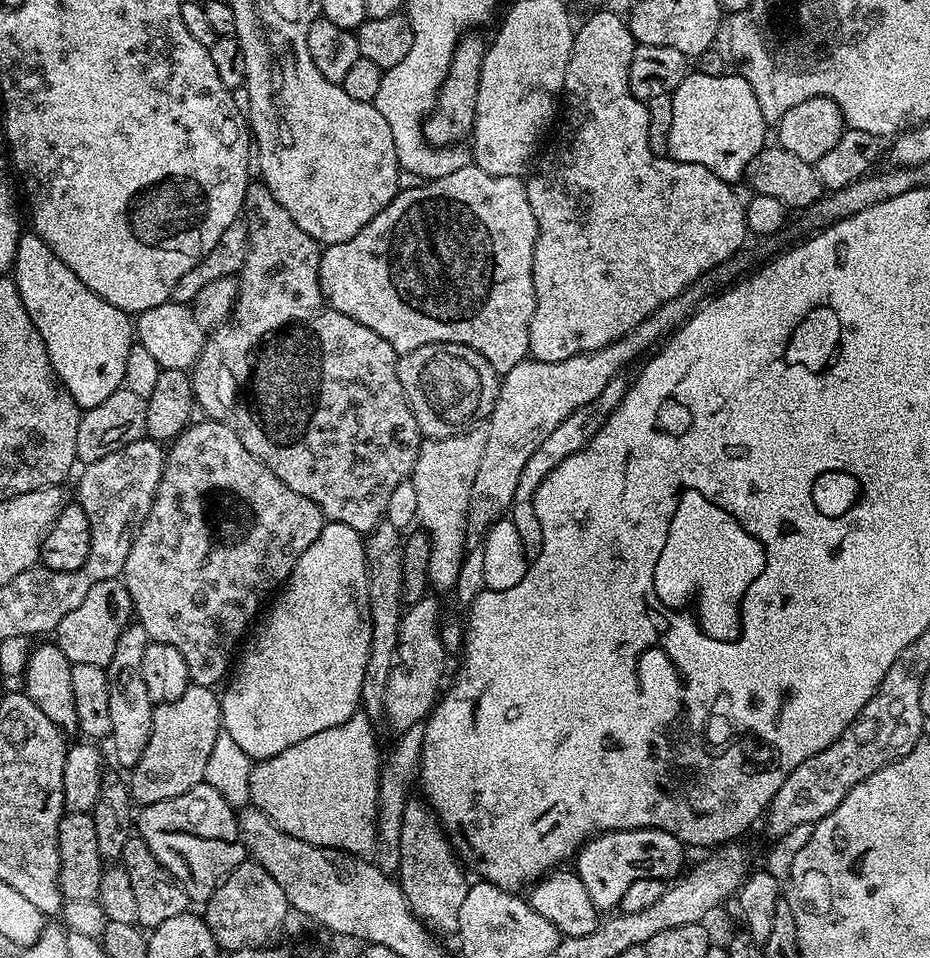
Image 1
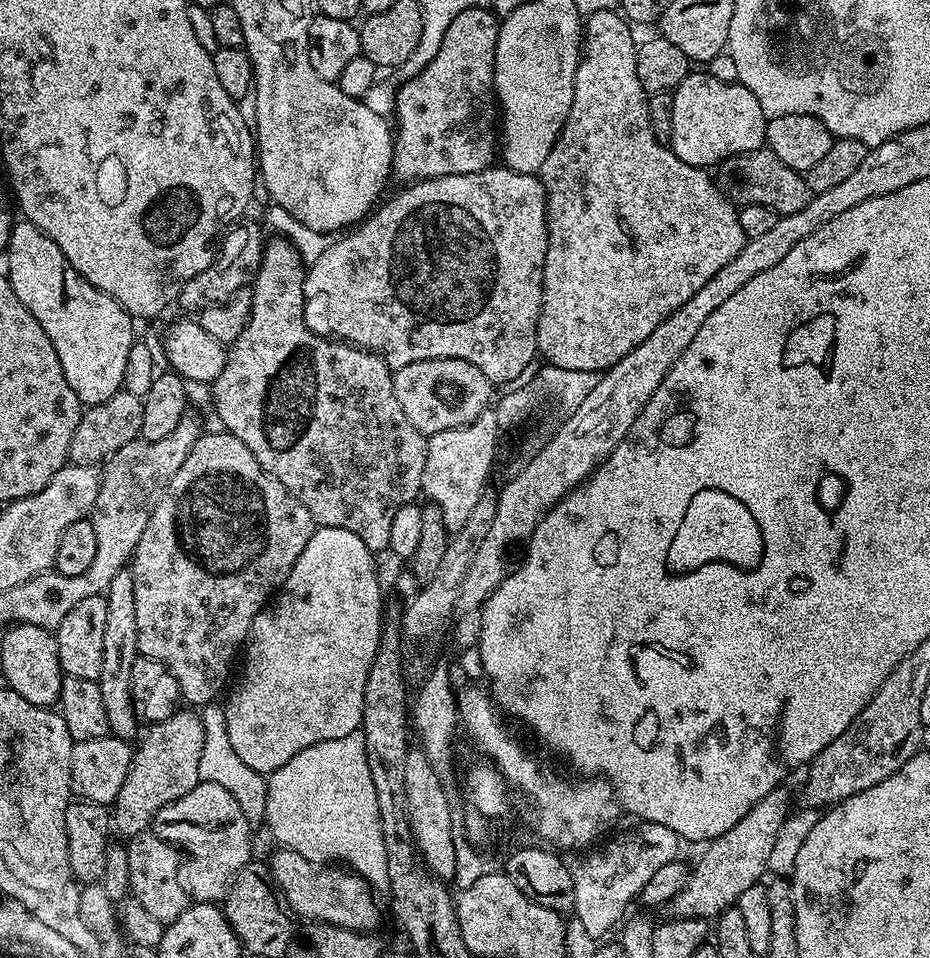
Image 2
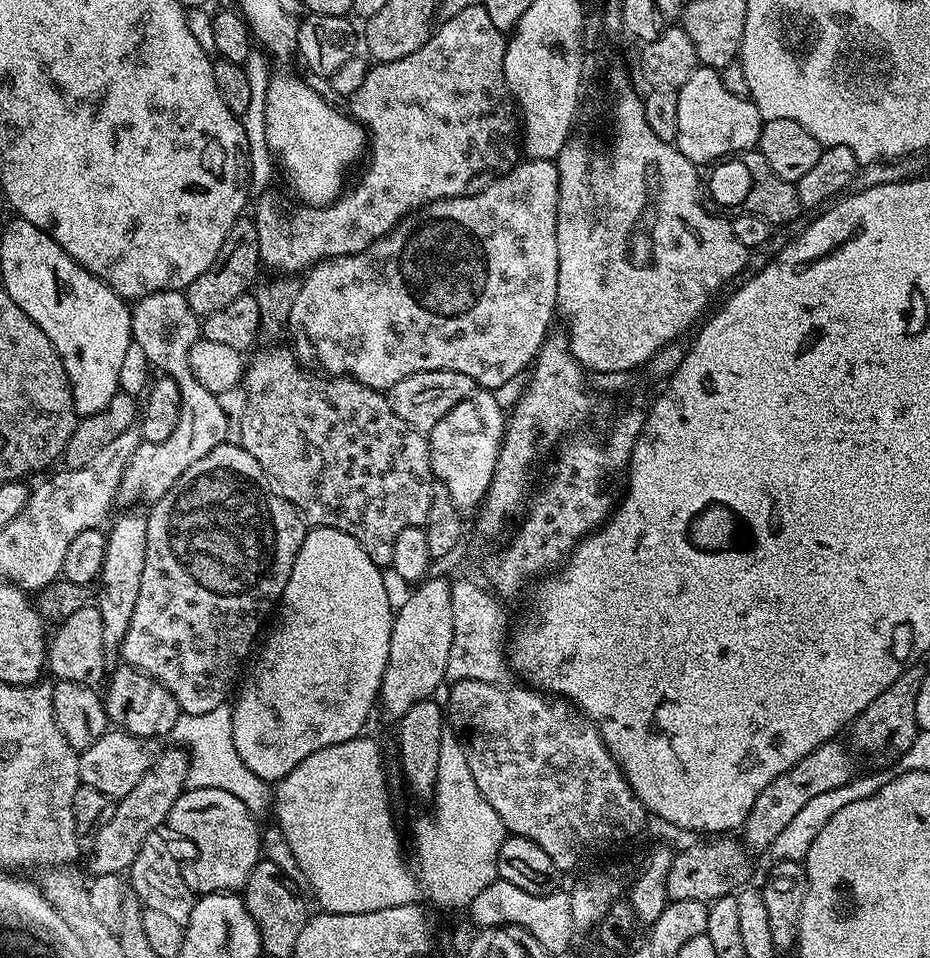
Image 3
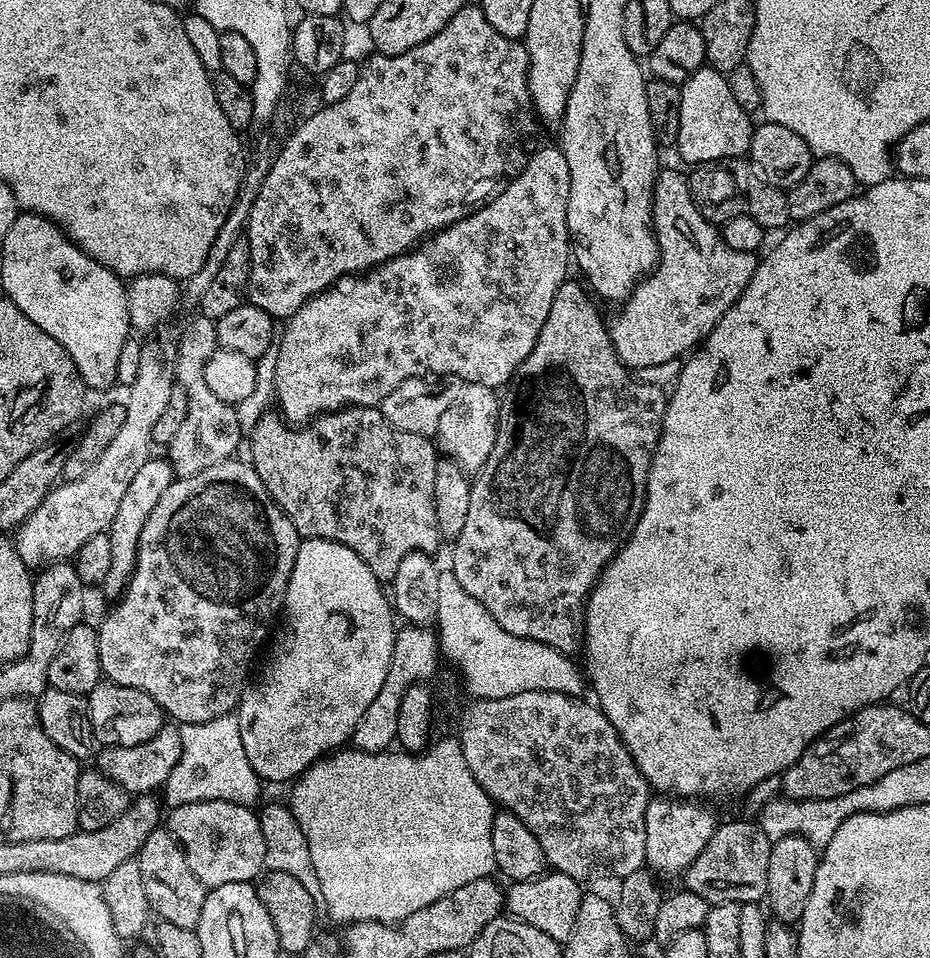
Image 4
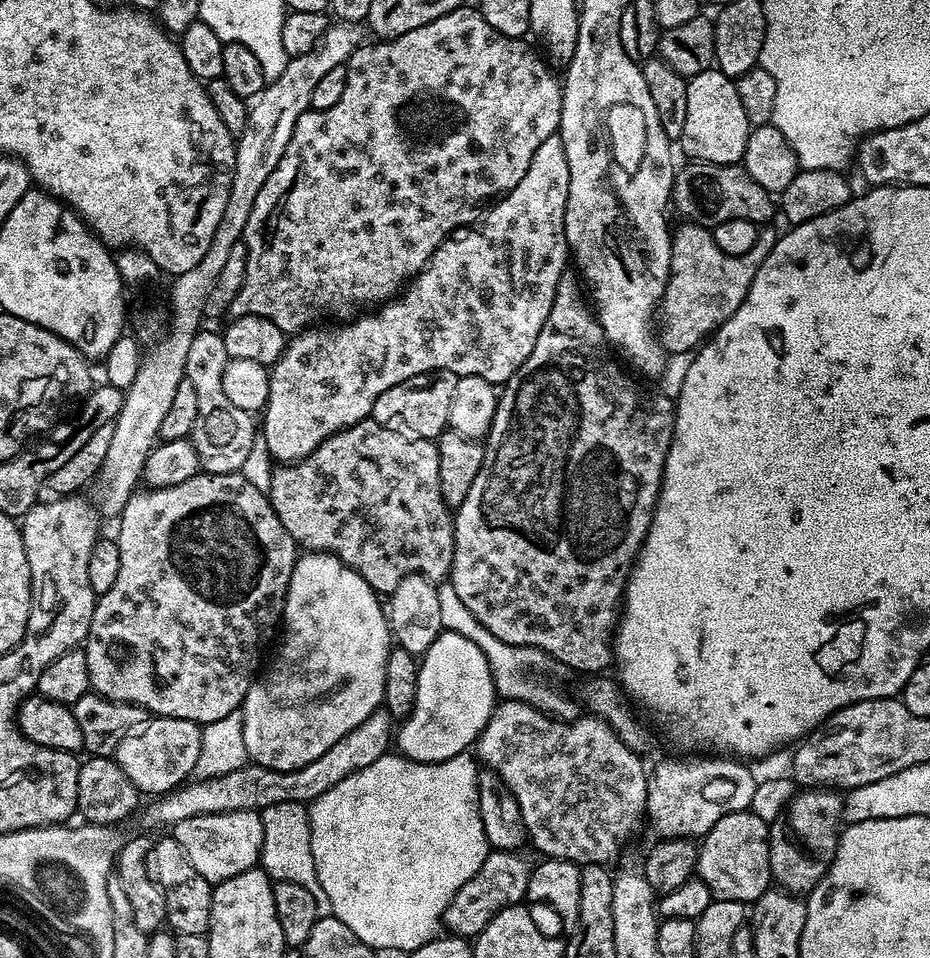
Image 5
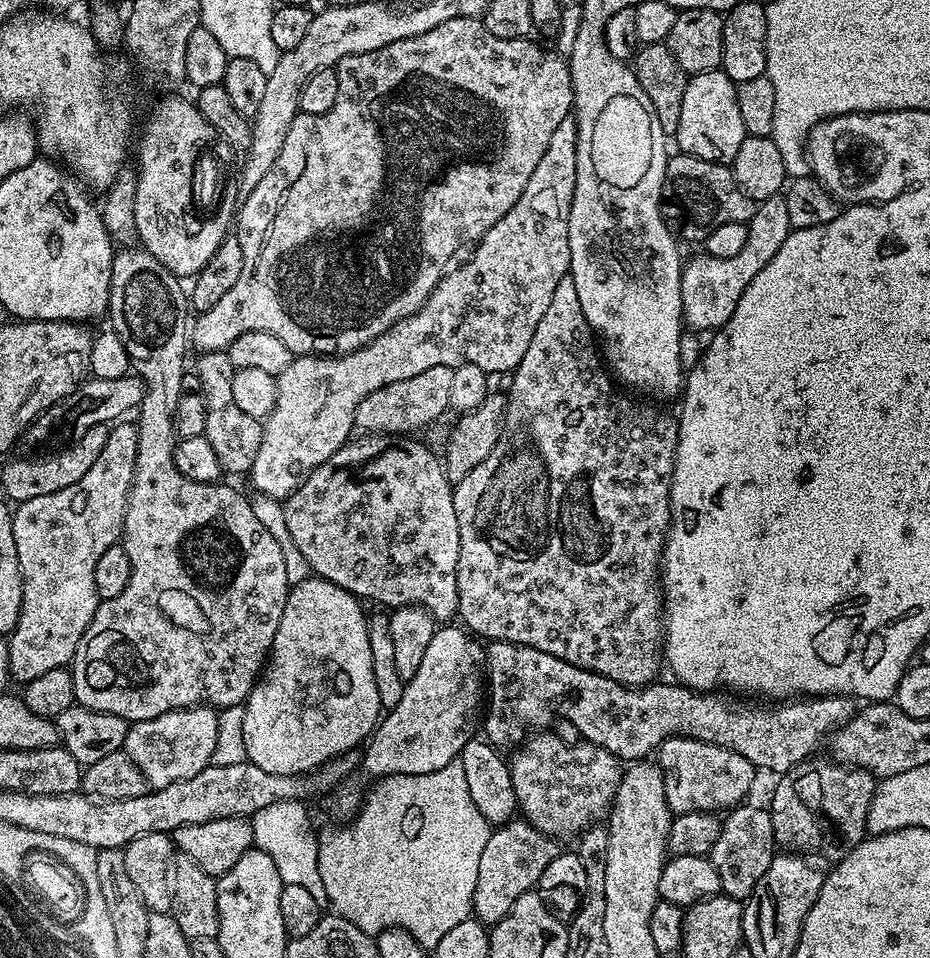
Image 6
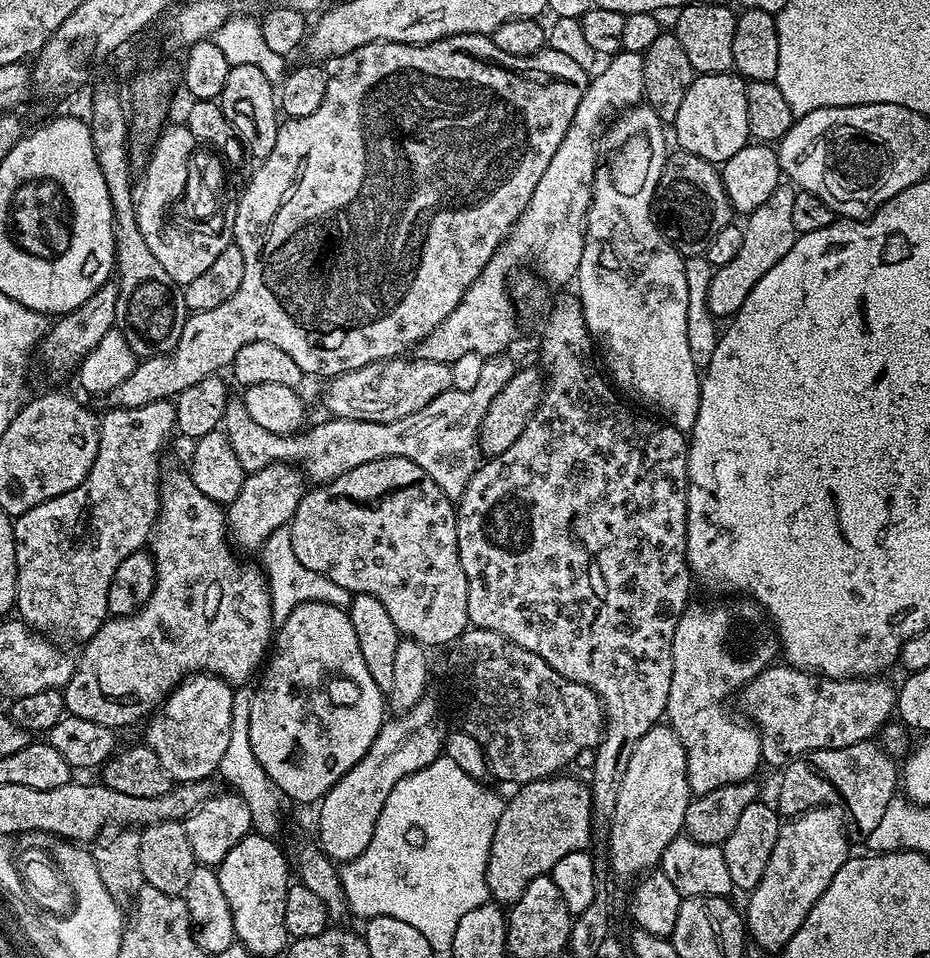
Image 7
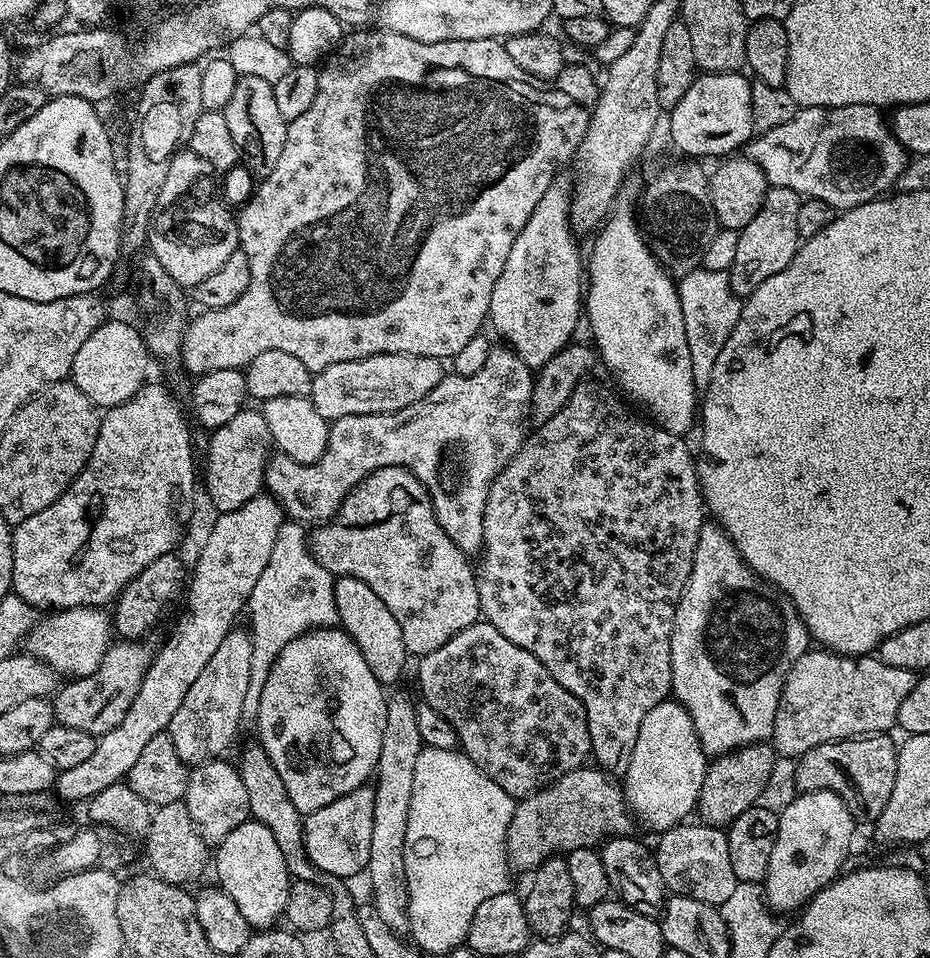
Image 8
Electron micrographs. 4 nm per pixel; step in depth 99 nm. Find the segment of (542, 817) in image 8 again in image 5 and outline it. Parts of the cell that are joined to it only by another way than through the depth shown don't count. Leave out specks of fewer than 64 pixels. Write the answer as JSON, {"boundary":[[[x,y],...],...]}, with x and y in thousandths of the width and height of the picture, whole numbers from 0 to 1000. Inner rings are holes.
{"boundary":[[[526,888],[523,900],[518,900],[516,910],[488,933],[484,946],[480,946],[476,968],[485,976],[500,979],[511,979],[516,976],[516,972],[526,965],[542,948],[547,948],[560,943],[568,934],[568,922],[572,915],[573,903],[568,902],[568,898],[558,888],[535,889]]]}

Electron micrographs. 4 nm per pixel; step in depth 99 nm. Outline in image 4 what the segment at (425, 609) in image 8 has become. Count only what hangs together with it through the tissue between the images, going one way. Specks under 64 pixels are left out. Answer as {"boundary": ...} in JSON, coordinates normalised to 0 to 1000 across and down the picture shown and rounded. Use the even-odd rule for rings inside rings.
{"boundary":[[[375,424],[366,426],[361,430],[349,430],[347,434],[341,434],[340,437],[332,438],[330,443],[317,449],[311,446],[304,434],[296,429],[292,430],[286,431],[271,447],[271,460],[267,463],[267,472],[271,475],[269,483],[271,490],[277,495],[277,499],[282,499],[282,507],[286,507],[292,523],[309,537],[312,545],[316,545],[324,561],[333,564],[358,564],[368,570],[376,570],[376,574],[381,574],[381,578],[385,578],[385,582],[389,582],[389,587],[394,587],[394,591],[398,591],[400,598],[411,608],[422,606],[424,599],[428,599],[428,587],[432,587],[437,578],[468,577],[468,572],[475,568],[475,561],[469,552],[471,541],[467,537],[467,486],[471,479],[471,469],[461,456],[430,451],[419,446],[408,425],[404,424],[398,426]]]}

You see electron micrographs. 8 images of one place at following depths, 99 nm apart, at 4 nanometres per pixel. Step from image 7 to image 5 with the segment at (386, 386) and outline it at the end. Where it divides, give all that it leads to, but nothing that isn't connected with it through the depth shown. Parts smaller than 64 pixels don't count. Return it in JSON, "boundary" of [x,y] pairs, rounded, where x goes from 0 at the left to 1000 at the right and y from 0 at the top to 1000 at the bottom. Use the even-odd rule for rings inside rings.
{"boundary":[[[471,388],[466,392],[446,392],[428,403],[419,403],[419,407],[415,407],[415,411],[411,411],[411,415],[406,415],[406,420],[402,420],[398,436],[402,441],[406,441],[406,445],[411,445],[424,453],[445,455],[449,459],[468,460],[482,447],[484,419],[488,416],[488,403],[492,403],[494,398],[495,394],[488,391],[487,388]]]}

